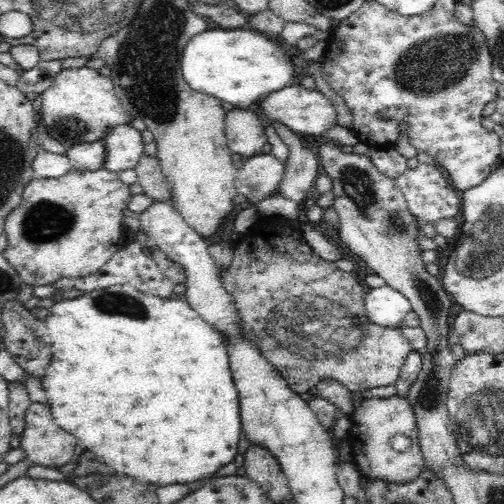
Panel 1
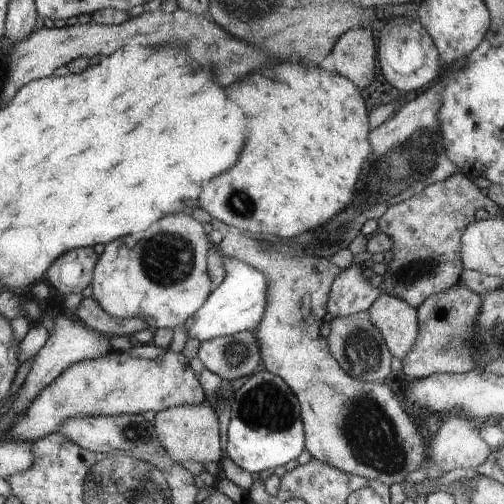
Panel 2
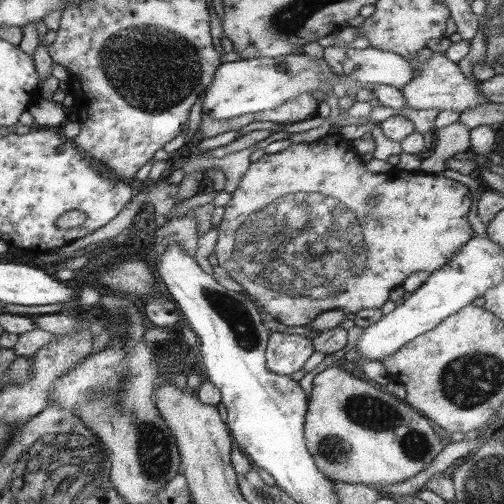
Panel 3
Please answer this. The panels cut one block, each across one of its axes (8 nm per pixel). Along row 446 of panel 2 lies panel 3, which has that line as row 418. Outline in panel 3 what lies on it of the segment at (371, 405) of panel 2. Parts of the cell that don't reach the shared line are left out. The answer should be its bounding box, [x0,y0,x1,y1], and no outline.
[303,366,443,490]

